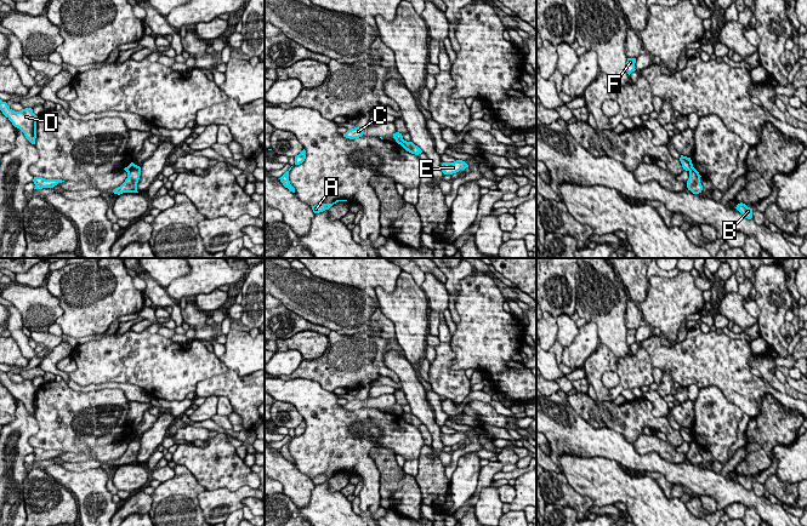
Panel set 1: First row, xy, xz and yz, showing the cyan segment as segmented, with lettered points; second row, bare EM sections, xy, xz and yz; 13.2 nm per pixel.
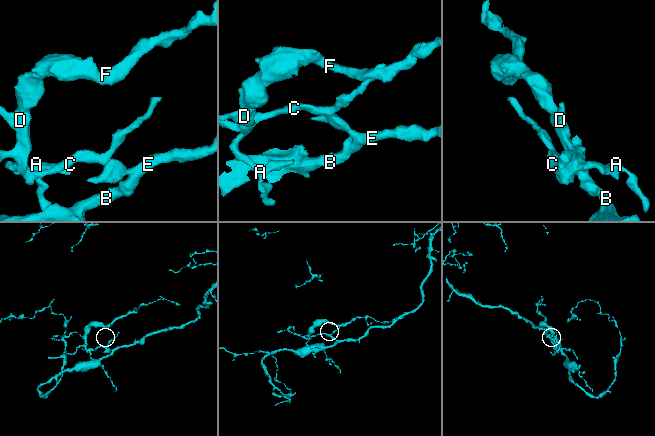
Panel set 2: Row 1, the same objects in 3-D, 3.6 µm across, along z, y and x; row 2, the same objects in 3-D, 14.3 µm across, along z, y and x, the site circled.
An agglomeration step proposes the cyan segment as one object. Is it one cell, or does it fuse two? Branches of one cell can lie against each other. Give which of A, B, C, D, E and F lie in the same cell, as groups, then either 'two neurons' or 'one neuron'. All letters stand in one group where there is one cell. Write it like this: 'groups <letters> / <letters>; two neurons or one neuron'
groups A C D F / B E; two neurons

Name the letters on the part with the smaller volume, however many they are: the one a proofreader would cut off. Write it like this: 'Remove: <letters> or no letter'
Remove: A, C, D, F

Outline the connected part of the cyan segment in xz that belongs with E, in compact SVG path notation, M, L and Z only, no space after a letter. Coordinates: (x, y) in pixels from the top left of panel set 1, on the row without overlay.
M456 431L454 434L443 434L442 444L444 446L453 446L459 444L460 441L465 441L466 439L468 439L468 436L462 431Z

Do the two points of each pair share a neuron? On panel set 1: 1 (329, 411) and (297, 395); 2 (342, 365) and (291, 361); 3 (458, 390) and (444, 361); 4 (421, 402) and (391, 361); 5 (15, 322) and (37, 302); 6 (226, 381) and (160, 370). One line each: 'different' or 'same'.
1: same
2: different
3: same
4: same
5: different
6: different

